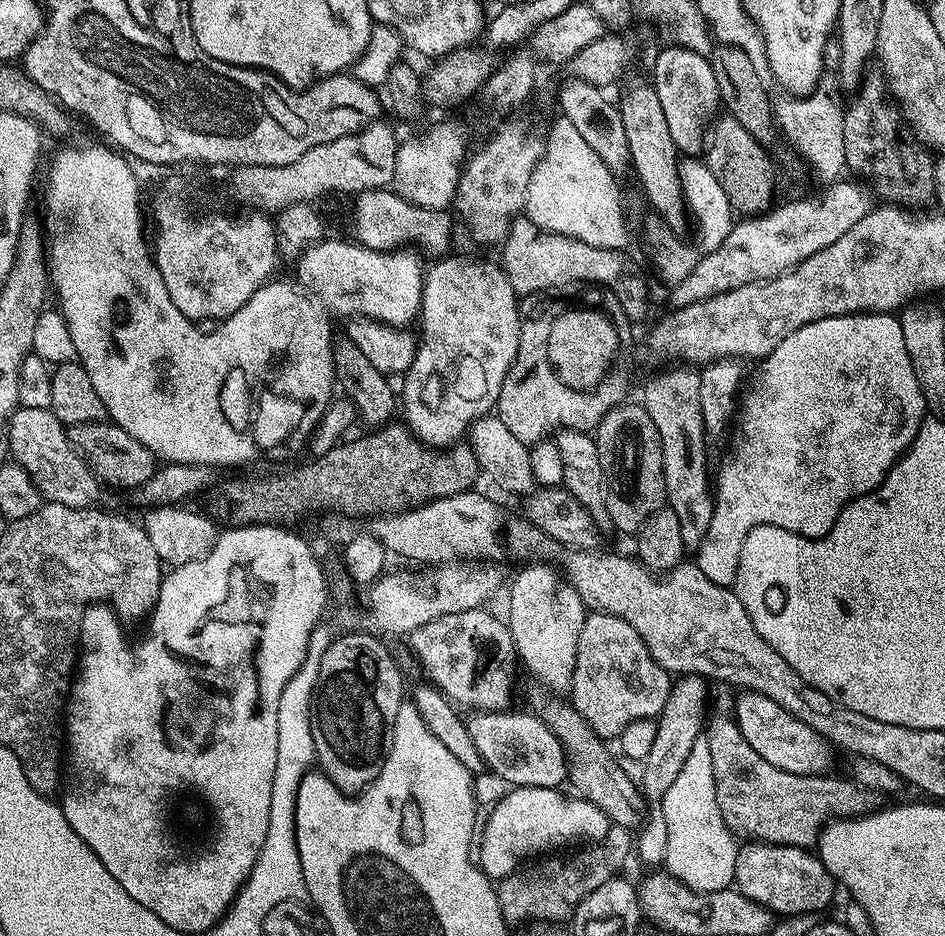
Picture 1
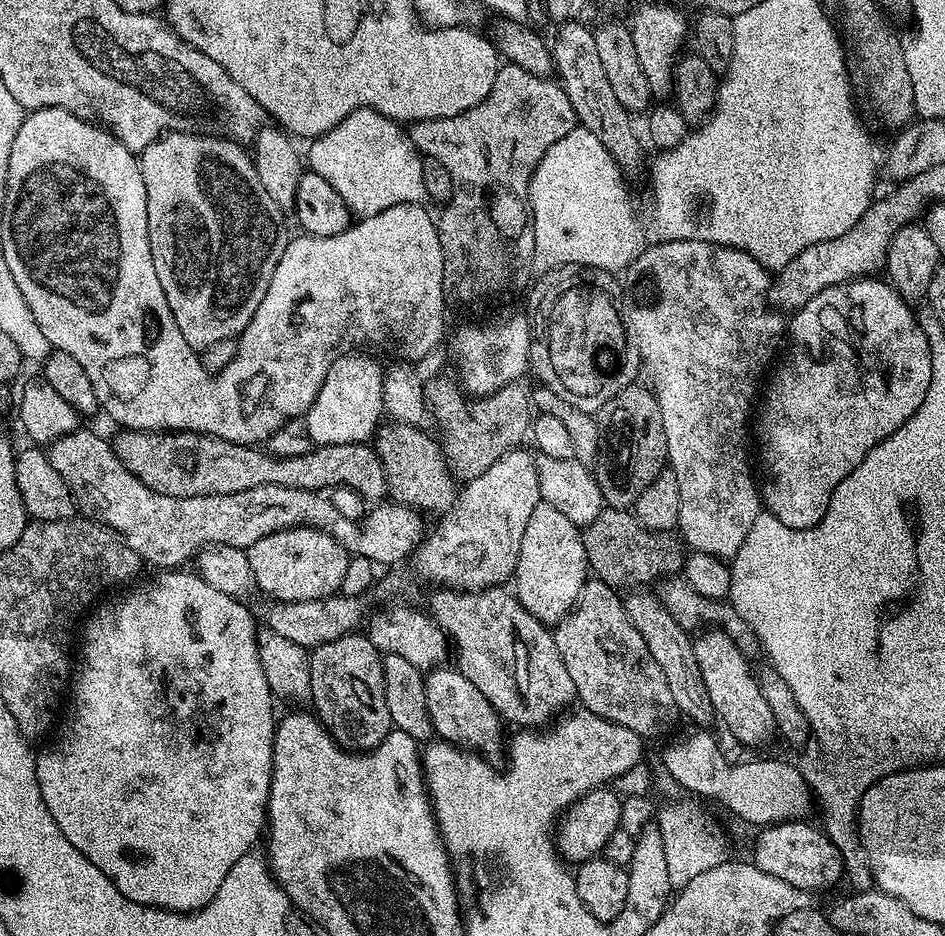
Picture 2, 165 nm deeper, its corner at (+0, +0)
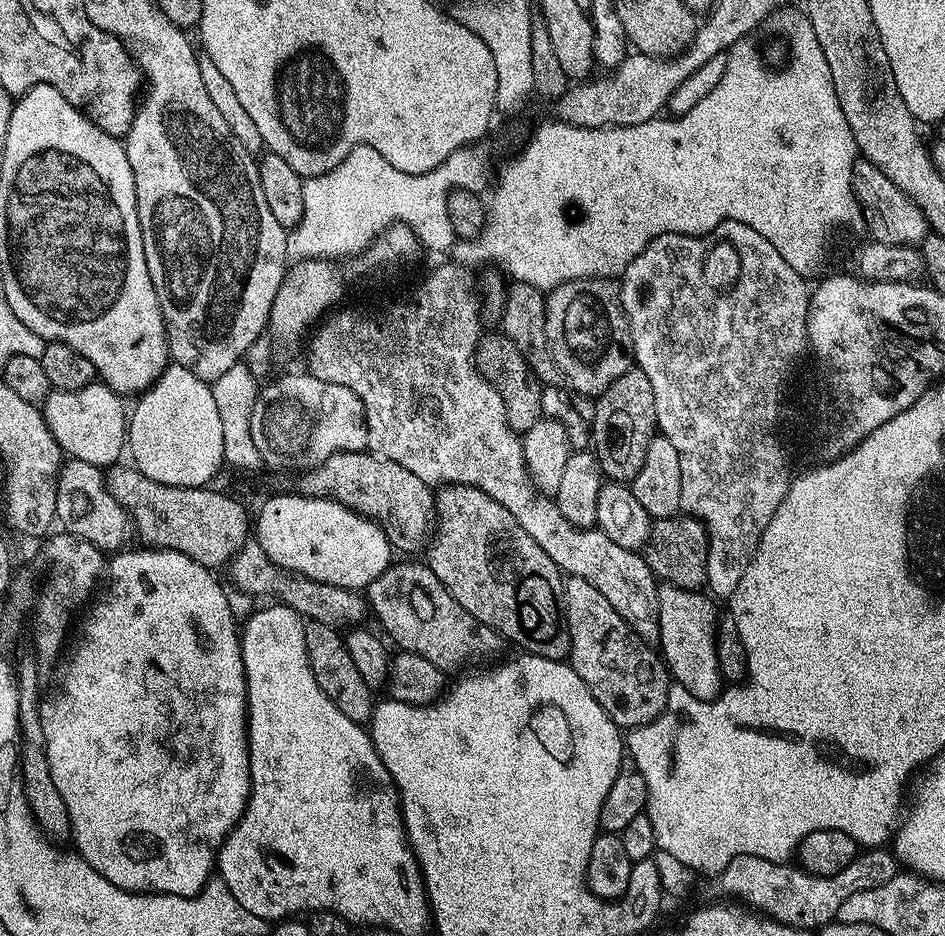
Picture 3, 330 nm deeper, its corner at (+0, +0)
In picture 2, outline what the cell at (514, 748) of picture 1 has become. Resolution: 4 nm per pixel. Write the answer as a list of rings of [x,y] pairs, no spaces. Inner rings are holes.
[[[441,666],[431,669],[425,675],[424,685],[432,731],[441,741],[471,750],[485,758],[493,758],[492,756],[498,755],[503,748],[505,751],[505,725],[494,706],[486,702],[485,696],[478,690],[478,686],[474,686],[474,682],[470,682],[470,678],[463,676],[455,667]]]

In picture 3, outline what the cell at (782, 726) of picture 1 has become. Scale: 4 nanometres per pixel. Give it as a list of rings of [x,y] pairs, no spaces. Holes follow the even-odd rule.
[[[664,584],[658,594],[658,651],[669,677],[696,700],[714,700],[722,691],[720,656],[716,653],[718,611],[711,602],[703,591],[673,584]]]

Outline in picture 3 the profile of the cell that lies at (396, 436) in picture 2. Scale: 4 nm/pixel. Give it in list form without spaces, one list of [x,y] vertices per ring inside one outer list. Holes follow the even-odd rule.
[[[445,484],[435,493],[434,499],[436,515],[434,531],[426,548],[426,563],[434,578],[446,586],[450,598],[454,598],[454,602],[458,602],[458,606],[483,627],[492,628],[505,641],[521,644],[525,653],[564,660],[572,651],[568,620],[564,616],[565,577],[550,554],[546,554],[546,550],[518,526],[514,514],[510,514],[506,506],[494,502],[494,498],[474,486]]]

